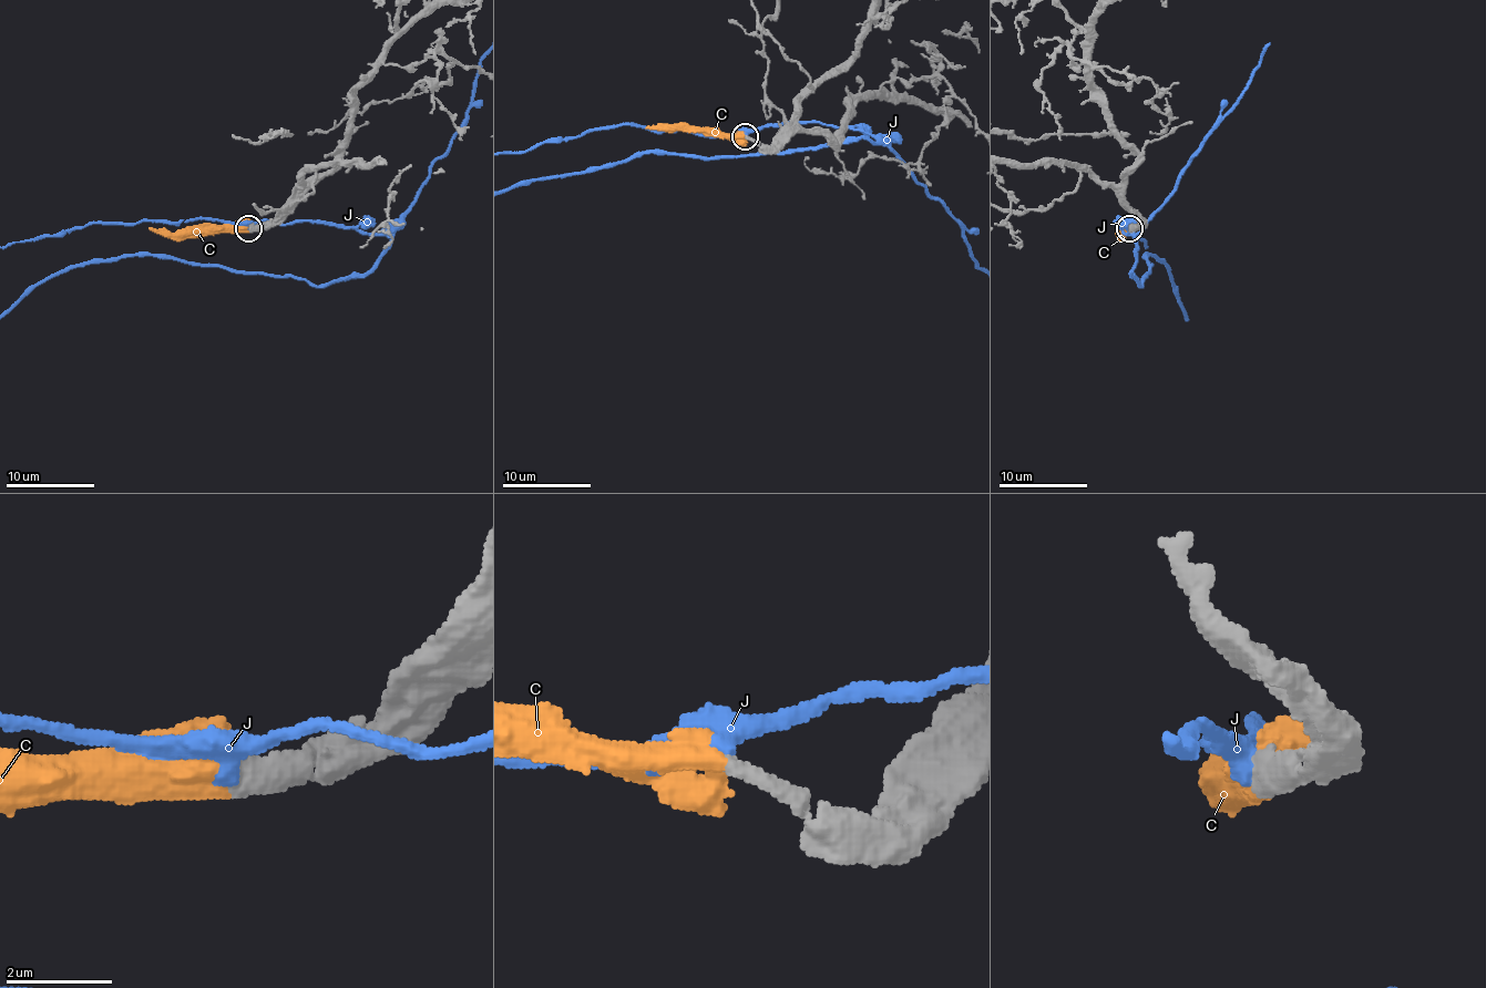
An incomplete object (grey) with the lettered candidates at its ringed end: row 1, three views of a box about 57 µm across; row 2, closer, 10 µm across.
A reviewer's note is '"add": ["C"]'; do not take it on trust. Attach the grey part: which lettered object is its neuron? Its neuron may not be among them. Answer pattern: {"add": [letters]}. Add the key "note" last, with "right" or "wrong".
{"add": ["C"], "note": "right"}

